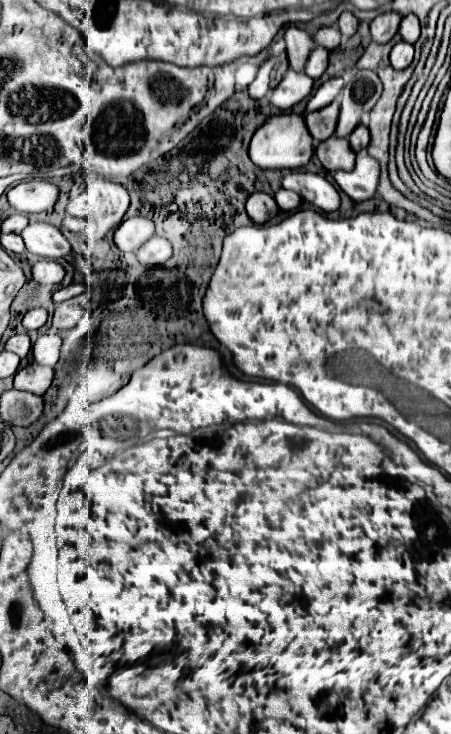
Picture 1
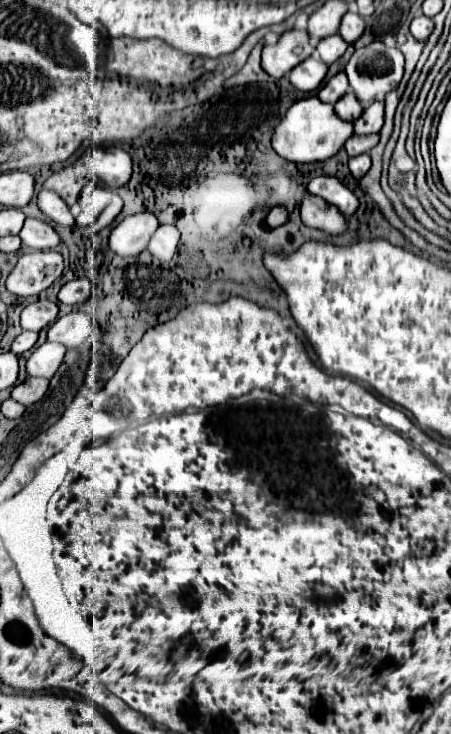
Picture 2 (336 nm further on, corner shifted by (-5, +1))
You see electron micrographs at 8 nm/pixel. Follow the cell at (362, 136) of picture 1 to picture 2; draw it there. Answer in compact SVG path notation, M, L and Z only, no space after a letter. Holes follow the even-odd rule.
M376 101L368 109L364 109L364 113L354 121L354 133L358 135L378 133L382 129L382 123L384 123L384 103Z

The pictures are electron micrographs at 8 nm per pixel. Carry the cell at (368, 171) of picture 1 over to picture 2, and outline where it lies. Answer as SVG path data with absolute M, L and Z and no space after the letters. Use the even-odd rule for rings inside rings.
M368 153L350 157L350 173L354 175L354 179L360 179L362 175L366 175L368 169L370 169L370 155Z

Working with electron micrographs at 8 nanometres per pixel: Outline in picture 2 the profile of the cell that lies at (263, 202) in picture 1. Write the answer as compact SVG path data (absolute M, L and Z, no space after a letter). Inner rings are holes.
M272 207L272 211L268 213L268 225L270 227L280 227L288 221L288 209L286 207Z

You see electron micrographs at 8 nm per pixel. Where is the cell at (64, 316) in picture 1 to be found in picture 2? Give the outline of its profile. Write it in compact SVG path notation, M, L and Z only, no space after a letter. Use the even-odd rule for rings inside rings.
M72 311L60 317L48 329L48 341L60 343L66 349L80 347L92 333L92 319L82 311Z

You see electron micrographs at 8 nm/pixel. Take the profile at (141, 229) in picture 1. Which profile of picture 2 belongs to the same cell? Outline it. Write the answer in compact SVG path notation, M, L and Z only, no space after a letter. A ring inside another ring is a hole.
M152 213L130 215L120 221L110 233L110 249L120 257L140 255L154 231L158 229L158 219Z

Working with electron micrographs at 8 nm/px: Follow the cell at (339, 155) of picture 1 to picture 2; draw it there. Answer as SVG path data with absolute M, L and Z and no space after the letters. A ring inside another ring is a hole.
M352 135L352 137L346 141L344 149L348 151L350 157L360 155L360 153L368 153L368 151L378 143L378 139L380 139L380 135Z

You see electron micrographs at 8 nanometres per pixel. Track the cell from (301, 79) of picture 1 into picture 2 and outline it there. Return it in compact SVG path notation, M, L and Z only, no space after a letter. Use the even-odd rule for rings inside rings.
M312 55L310 59L306 59L306 63L300 63L298 67L294 67L288 79L298 91L312 91L322 83L322 79L326 77L326 71L328 71L328 65L322 63L316 55Z

